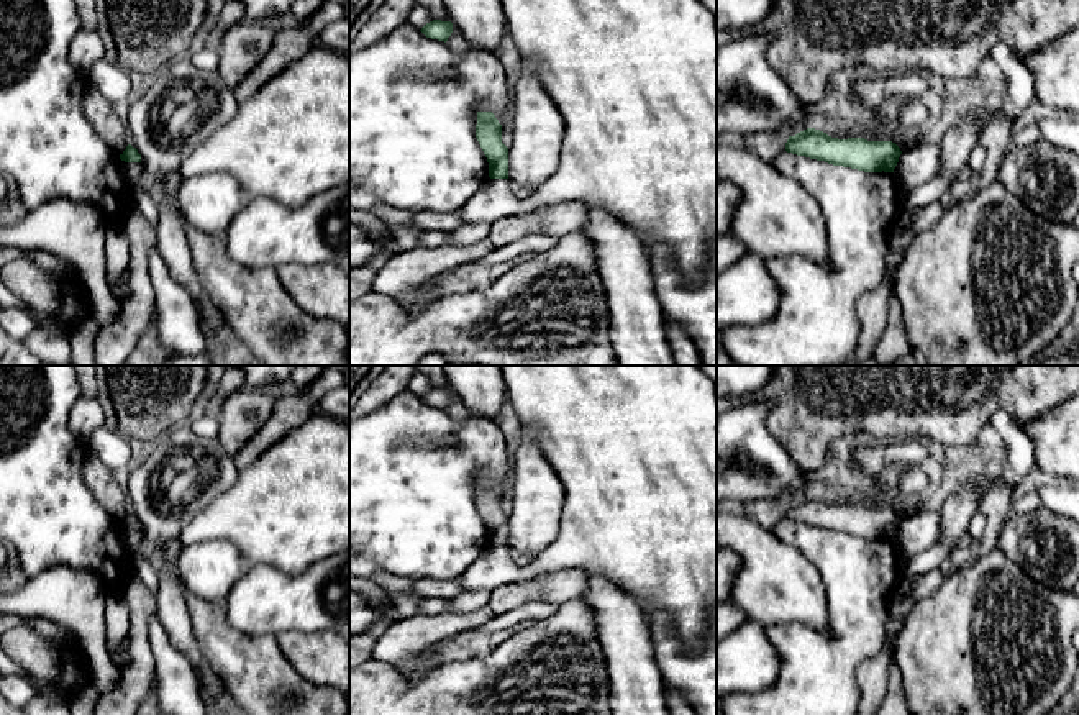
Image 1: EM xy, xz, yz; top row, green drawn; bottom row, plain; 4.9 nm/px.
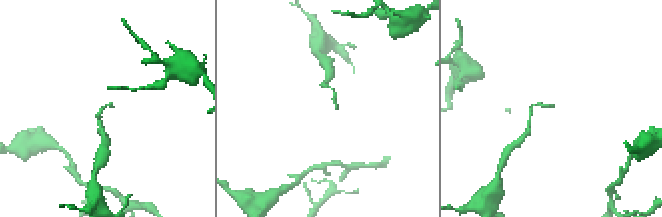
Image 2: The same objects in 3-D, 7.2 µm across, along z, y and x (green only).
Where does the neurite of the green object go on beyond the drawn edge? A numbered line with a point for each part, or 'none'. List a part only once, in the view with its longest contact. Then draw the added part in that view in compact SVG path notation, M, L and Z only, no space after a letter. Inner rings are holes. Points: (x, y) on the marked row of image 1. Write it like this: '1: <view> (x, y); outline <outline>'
none

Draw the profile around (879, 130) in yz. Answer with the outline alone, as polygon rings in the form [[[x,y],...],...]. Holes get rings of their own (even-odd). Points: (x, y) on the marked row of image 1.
[[[874,121],[867,130],[867,141],[892,141],[900,151],[907,151],[923,139],[923,134],[902,134],[895,125],[887,125],[886,121]]]

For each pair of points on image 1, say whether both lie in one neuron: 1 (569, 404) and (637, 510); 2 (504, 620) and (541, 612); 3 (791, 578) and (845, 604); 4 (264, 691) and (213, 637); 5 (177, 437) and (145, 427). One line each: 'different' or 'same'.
1: same
2: same
3: different
4: same
5: different

